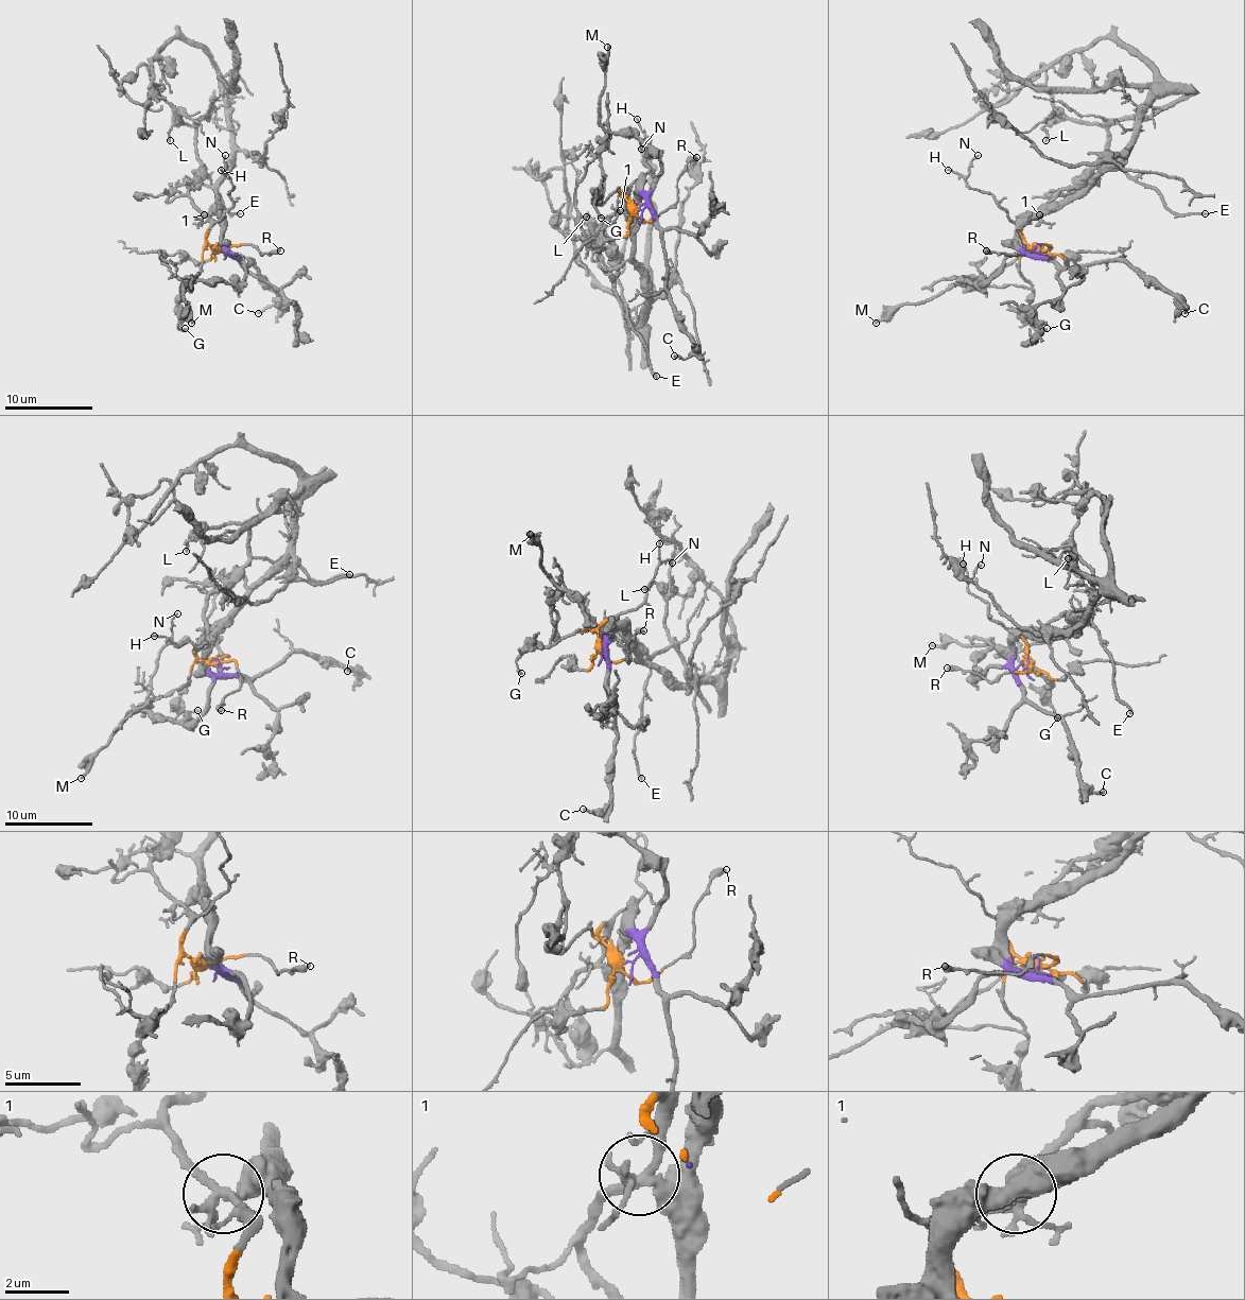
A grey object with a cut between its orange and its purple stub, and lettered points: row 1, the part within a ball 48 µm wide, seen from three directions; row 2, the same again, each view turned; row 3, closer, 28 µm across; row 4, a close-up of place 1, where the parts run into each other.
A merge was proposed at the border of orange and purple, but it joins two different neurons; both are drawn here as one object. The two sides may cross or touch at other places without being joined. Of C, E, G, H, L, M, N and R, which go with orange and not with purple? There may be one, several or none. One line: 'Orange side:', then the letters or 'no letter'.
Orange side: E, G, H, L, N, R

